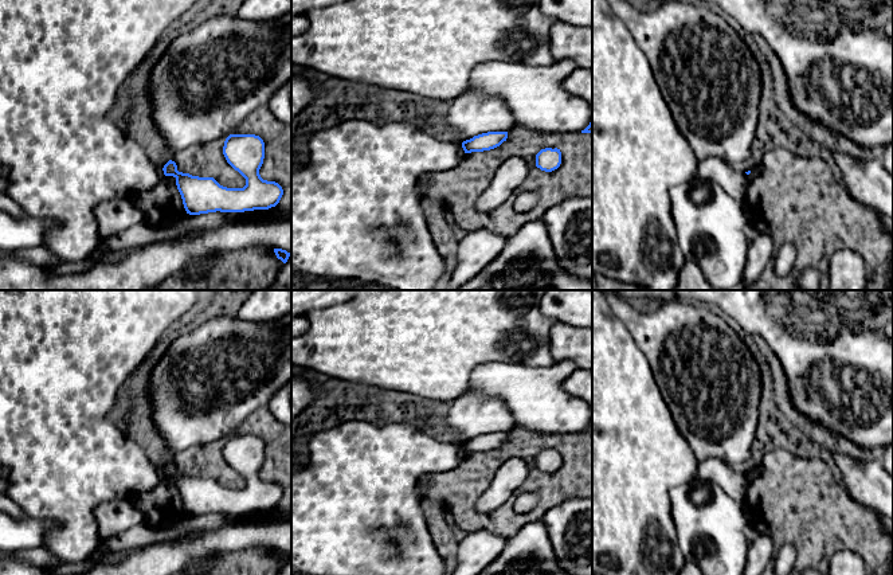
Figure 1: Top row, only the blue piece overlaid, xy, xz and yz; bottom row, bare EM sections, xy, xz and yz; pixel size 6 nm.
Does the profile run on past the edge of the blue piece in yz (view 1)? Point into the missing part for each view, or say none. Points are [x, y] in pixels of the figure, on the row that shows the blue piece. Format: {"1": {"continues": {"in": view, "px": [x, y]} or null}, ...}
{"1": {"continues": null}}

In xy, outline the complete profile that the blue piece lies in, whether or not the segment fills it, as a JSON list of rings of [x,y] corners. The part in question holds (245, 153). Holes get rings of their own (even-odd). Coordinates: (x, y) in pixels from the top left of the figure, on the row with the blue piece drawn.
[[[230,134],[224,141],[223,154],[246,179],[243,188],[227,188],[214,177],[179,172],[172,160],[164,165],[164,175],[176,179],[187,214],[269,210],[279,203],[283,195],[282,187],[275,181],[263,180],[259,175],[265,159],[265,142],[259,136]]]

